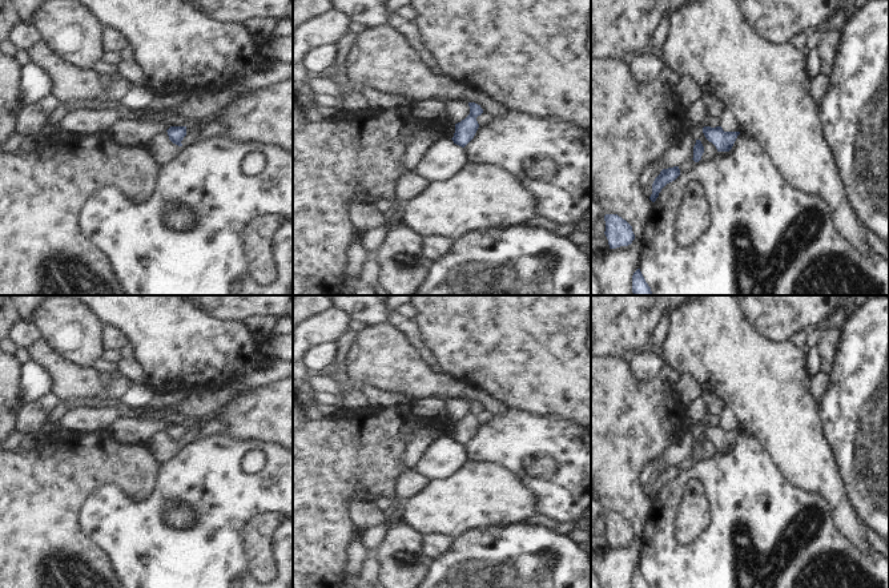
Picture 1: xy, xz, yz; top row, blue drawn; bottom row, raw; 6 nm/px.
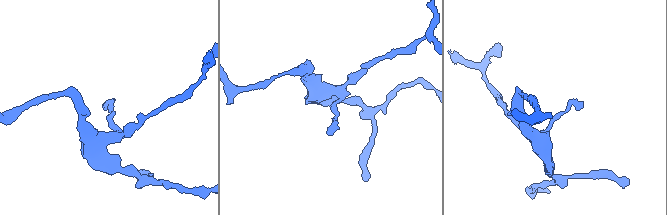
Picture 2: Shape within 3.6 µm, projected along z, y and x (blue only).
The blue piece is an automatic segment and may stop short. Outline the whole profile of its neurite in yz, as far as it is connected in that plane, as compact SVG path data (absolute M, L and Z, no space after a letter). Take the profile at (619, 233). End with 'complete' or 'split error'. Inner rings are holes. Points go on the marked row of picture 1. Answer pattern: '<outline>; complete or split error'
M606 214L606 237L608 239L610 249L620 246L628 246L635 239L632 226L619 217L618 214Z; complete

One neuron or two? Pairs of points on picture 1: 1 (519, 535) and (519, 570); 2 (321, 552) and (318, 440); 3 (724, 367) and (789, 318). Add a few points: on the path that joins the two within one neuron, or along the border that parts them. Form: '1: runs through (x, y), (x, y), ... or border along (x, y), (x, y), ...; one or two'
1: runs through (519, 543), (519, 562); one
2: runs through (318, 524), (318, 468); one
3: border along (744, 313), (764, 335), (788, 339); two

